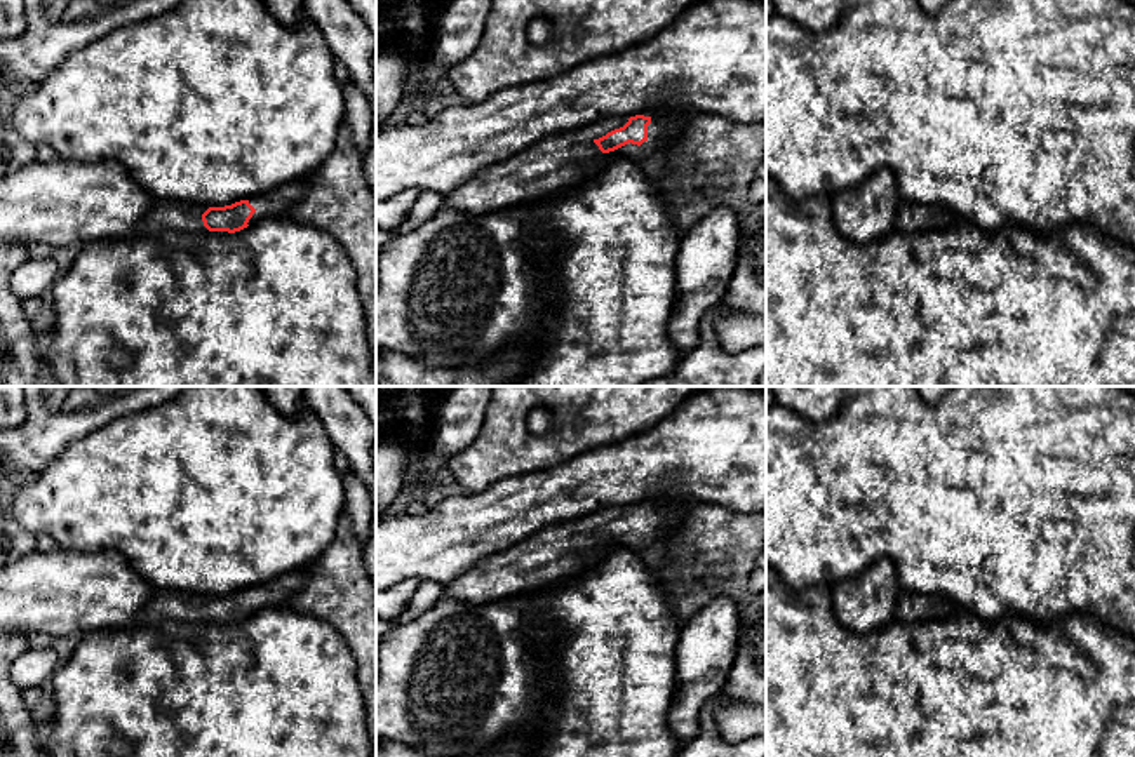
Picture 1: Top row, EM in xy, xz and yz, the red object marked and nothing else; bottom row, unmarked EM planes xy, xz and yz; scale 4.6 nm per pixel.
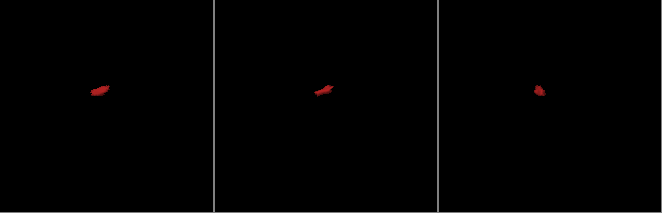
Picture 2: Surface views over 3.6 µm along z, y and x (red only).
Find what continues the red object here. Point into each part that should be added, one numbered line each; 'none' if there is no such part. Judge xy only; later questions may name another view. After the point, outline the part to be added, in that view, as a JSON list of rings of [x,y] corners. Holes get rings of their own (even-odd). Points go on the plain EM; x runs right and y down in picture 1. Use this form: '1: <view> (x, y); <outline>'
1: xy (275, 592); [[[310,567],[298,569],[279,576],[268,583],[247,588],[256,599],[249,609],[249,616],[268,607],[268,606],[285,606],[287,599],[298,592],[310,578]]]
2: xy (167, 606); [[[157,590],[155,595],[141,607],[136,623],[143,626],[157,626],[162,623],[186,623],[200,626],[221,626],[228,621],[209,621],[204,616],[202,604],[209,595]]]

